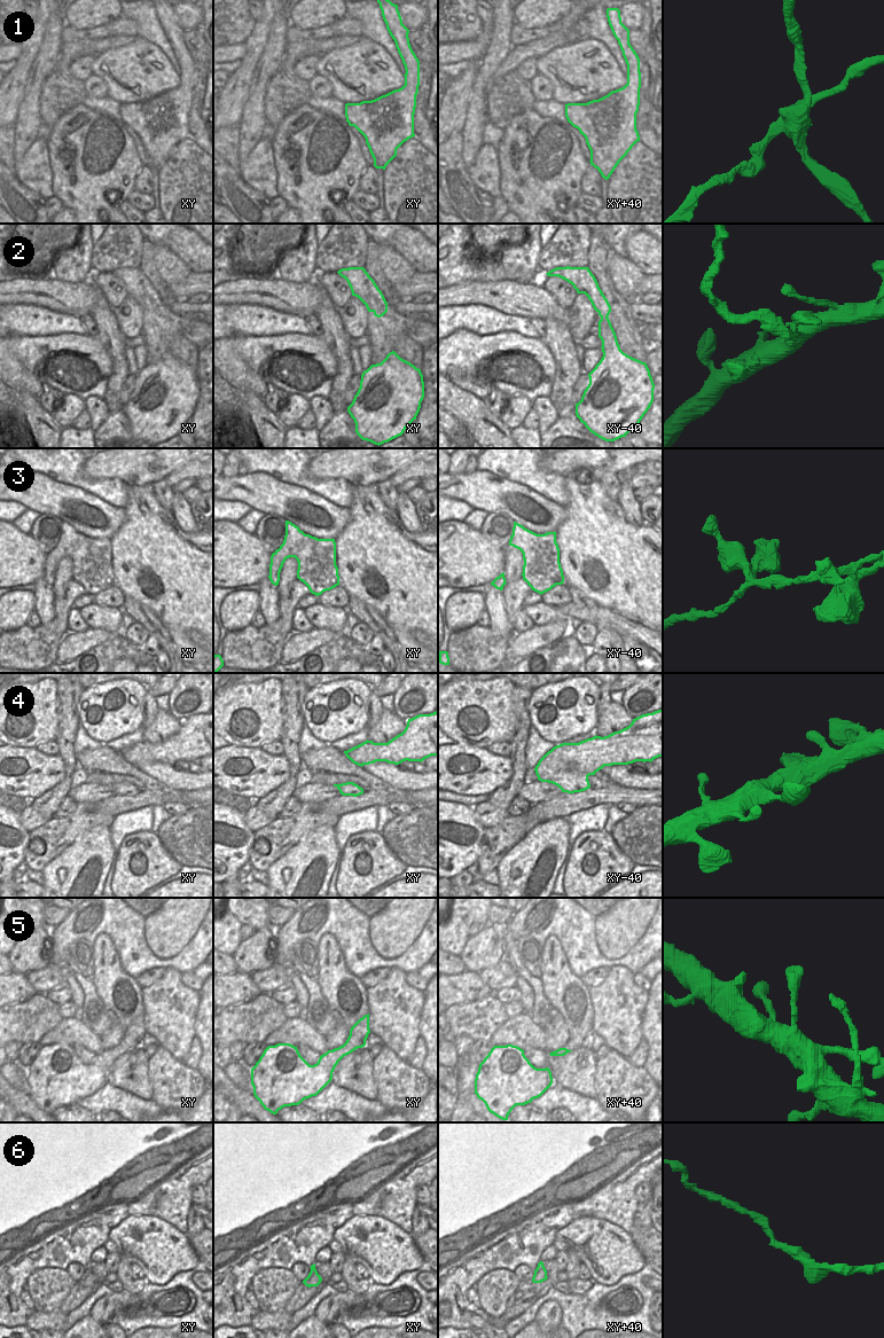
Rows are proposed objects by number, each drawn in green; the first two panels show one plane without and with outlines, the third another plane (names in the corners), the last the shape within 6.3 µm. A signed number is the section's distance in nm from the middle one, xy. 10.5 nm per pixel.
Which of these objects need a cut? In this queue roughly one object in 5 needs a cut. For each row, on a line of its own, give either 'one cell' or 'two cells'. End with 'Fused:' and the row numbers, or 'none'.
1: two cells
2: two cells
3: one cell
4: one cell
5: one cell
6: one cell
Fused: 1, 2

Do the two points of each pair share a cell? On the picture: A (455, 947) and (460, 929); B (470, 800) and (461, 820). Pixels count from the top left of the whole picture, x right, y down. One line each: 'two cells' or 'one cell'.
A: one cell
B: two cells

